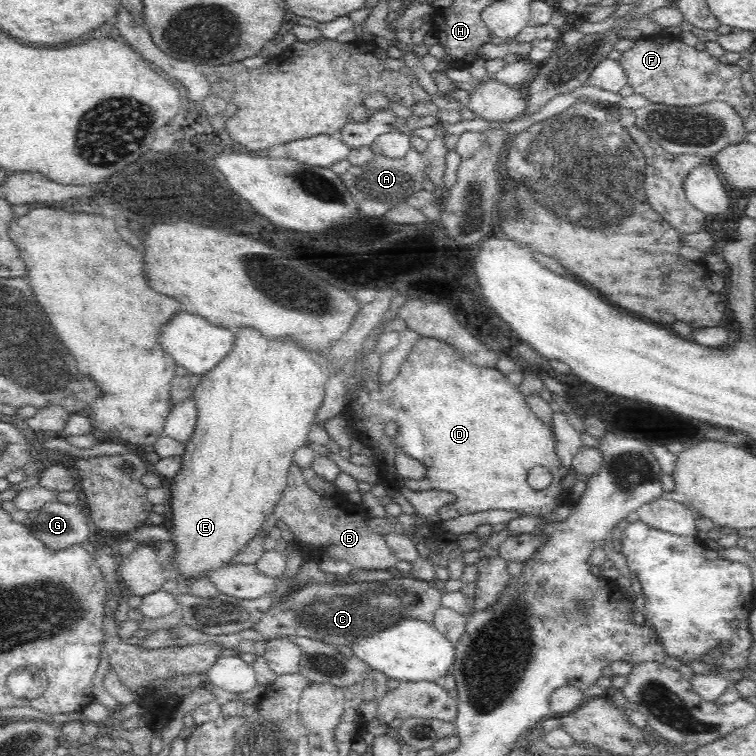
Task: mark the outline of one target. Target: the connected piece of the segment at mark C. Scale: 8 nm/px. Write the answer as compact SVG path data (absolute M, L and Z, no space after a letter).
M411 577L392 578L384 582L339 583L329 581L312 584L304 590L289 591L276 601L250 630L265 638L300 636L329 646L348 646L347 643L365 635L386 629L402 619L414 618L432 625L434 614L442 605L444 592L430 586L430 582Z

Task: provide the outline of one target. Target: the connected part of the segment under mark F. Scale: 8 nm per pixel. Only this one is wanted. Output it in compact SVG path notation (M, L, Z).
M662 32L660 34L642 36L630 50L623 52L617 60L625 70L628 77L628 84L634 89L634 93L646 97L648 101L657 104L664 104L672 107L694 107L700 104L710 104L710 102L726 102L734 108L734 111L742 118L746 119L752 113L752 98L748 96L740 80L740 70L737 66L723 64L718 58L713 57L708 51L699 52L694 47L682 43L679 38L672 38Z

